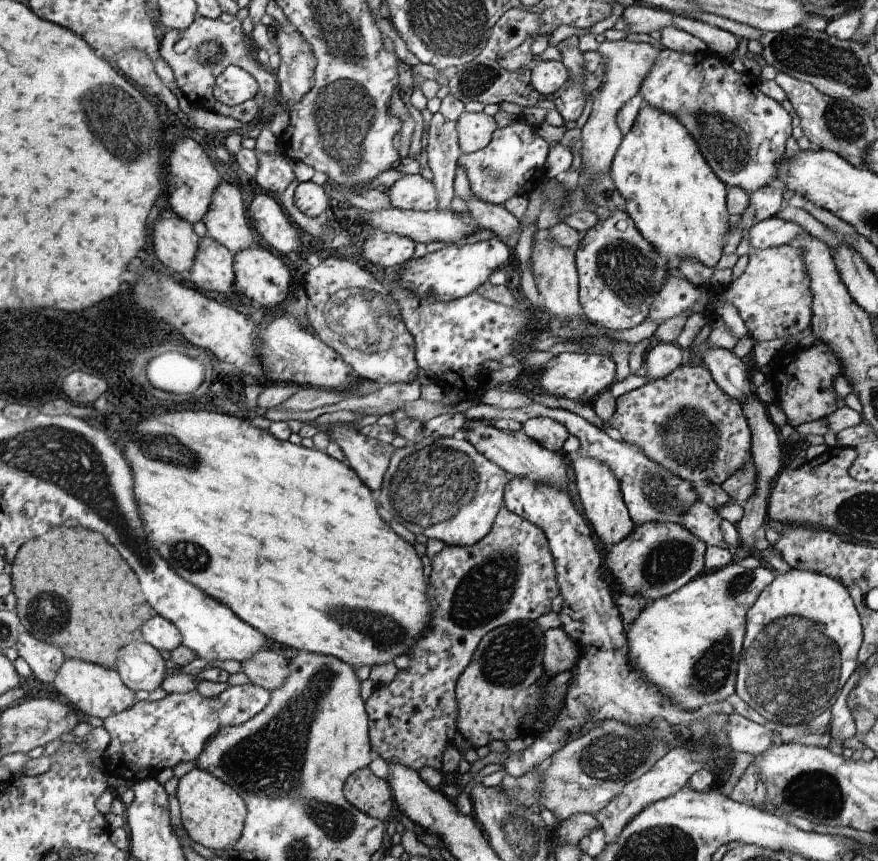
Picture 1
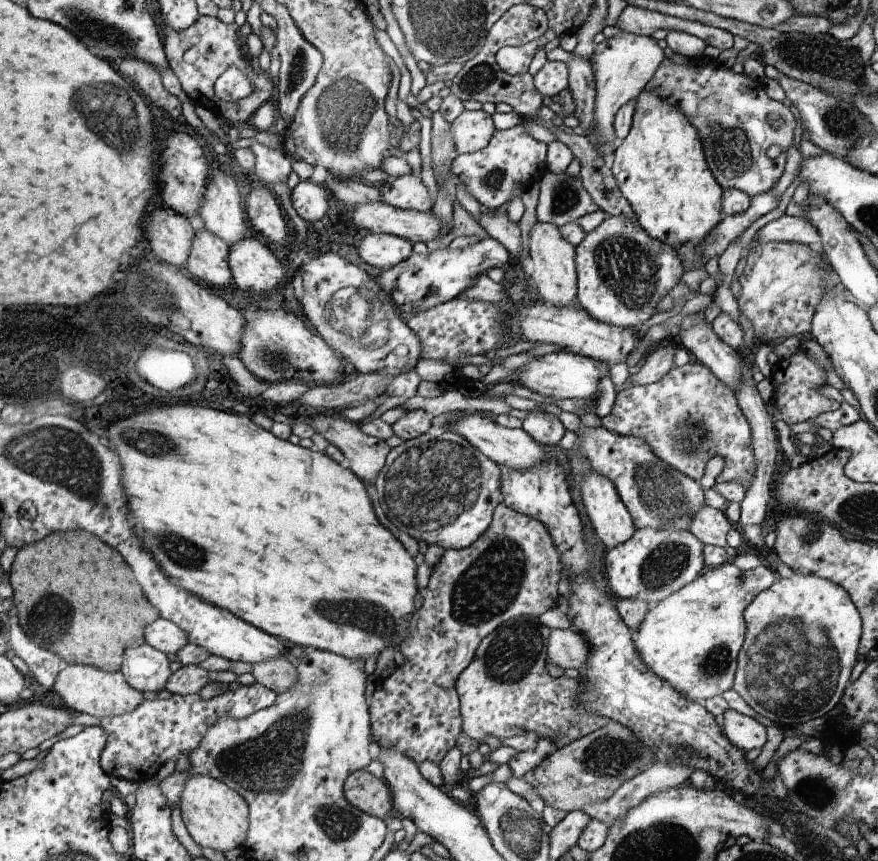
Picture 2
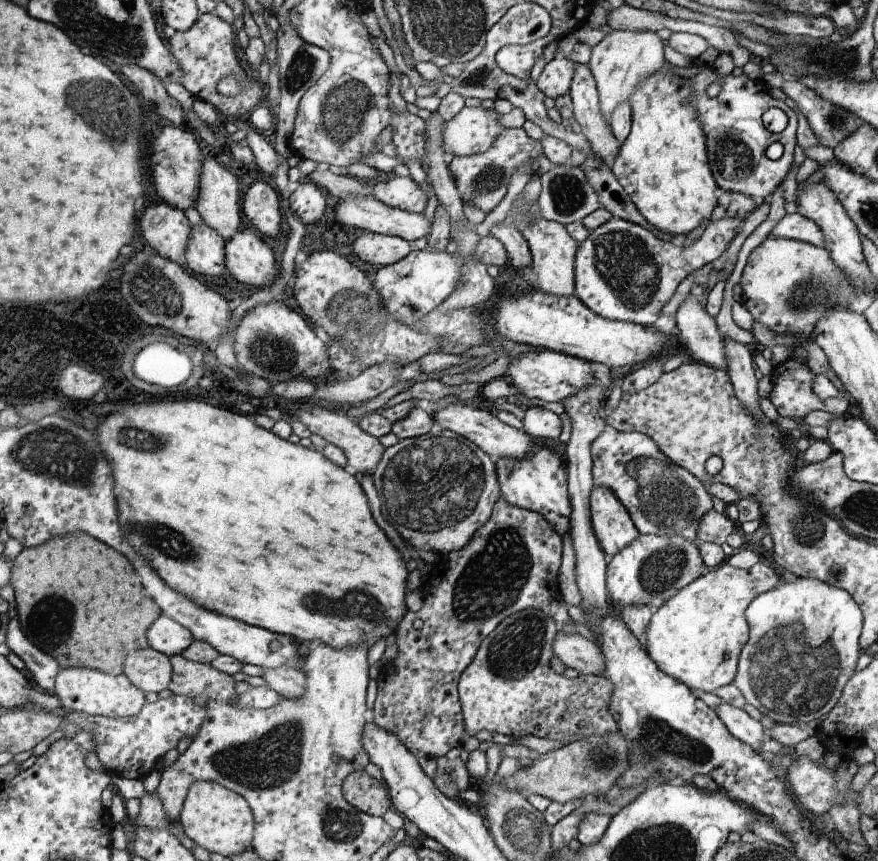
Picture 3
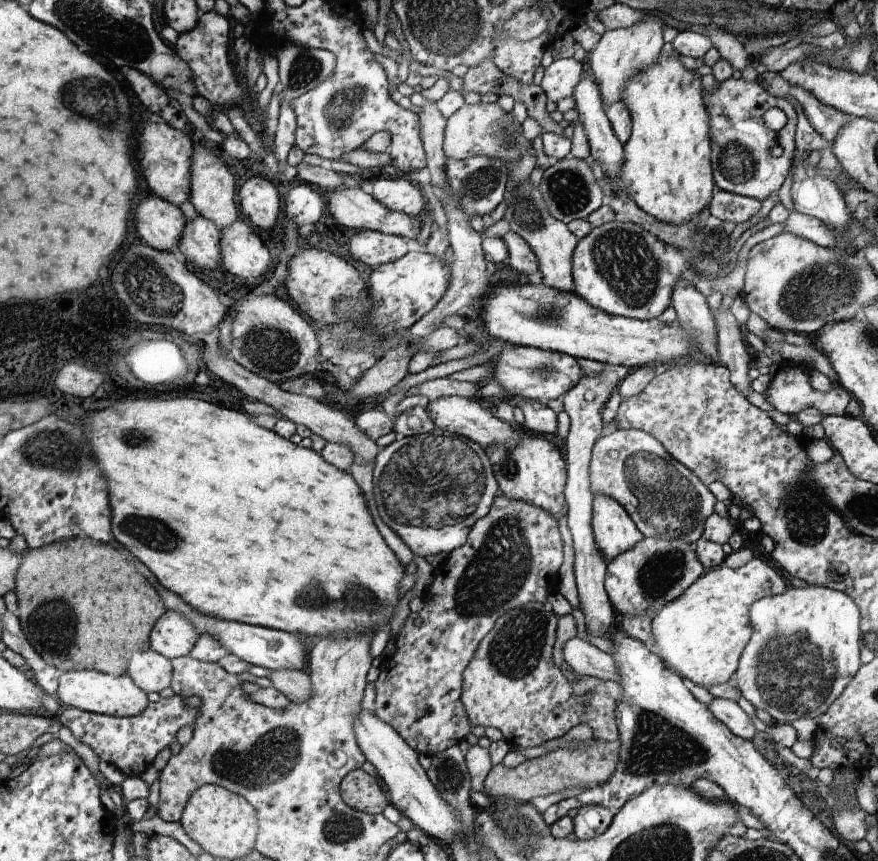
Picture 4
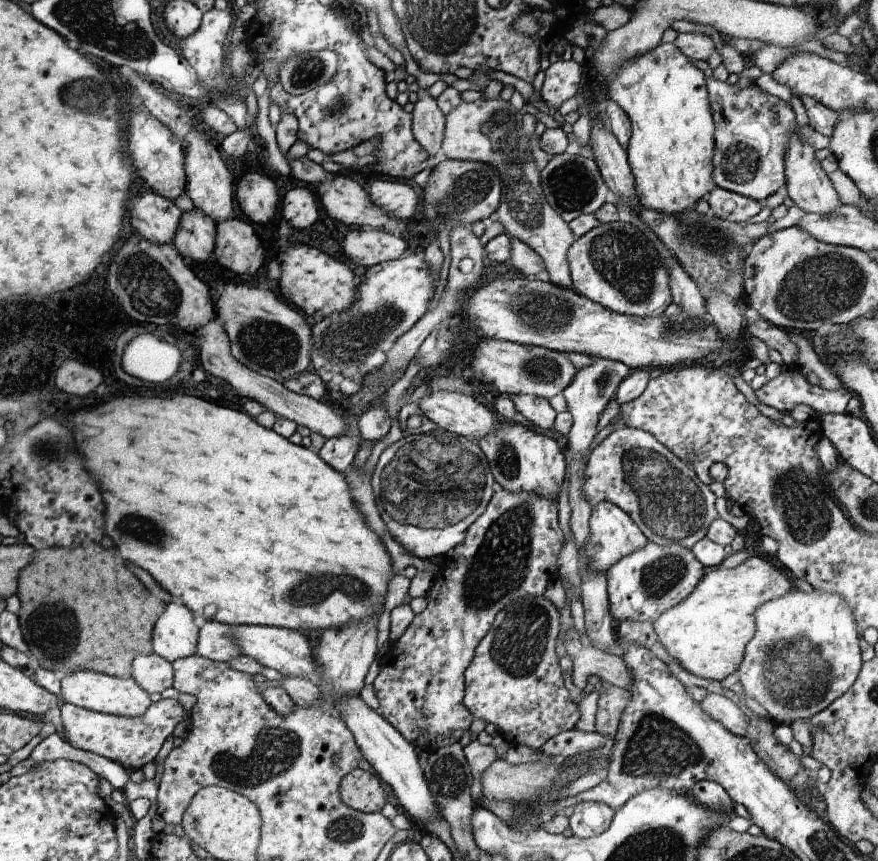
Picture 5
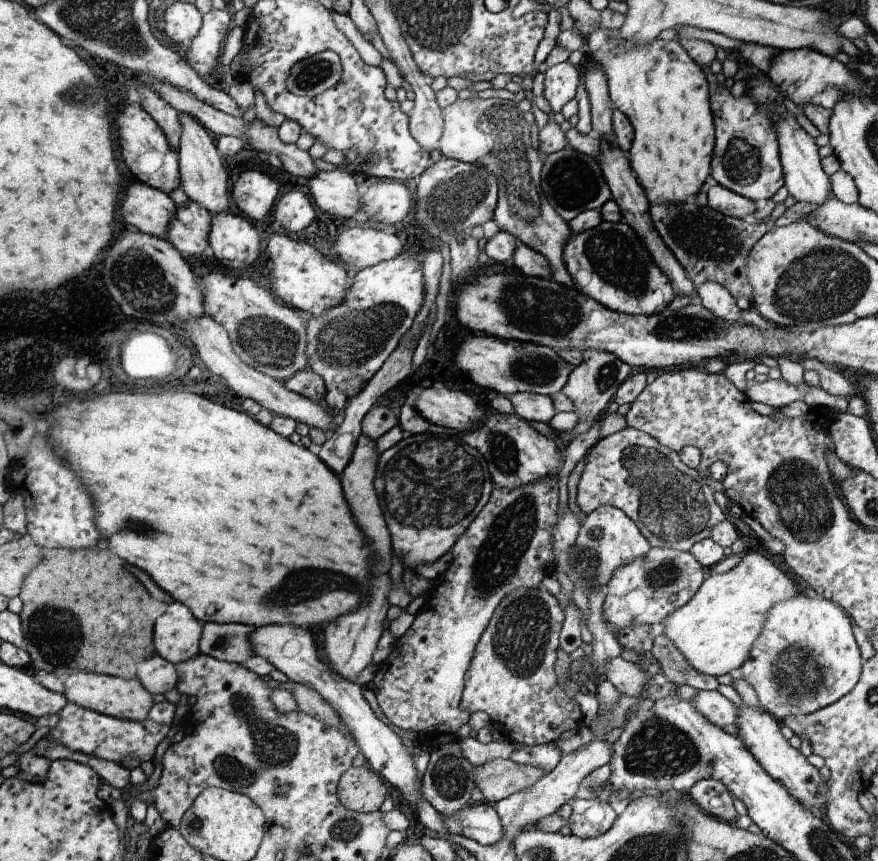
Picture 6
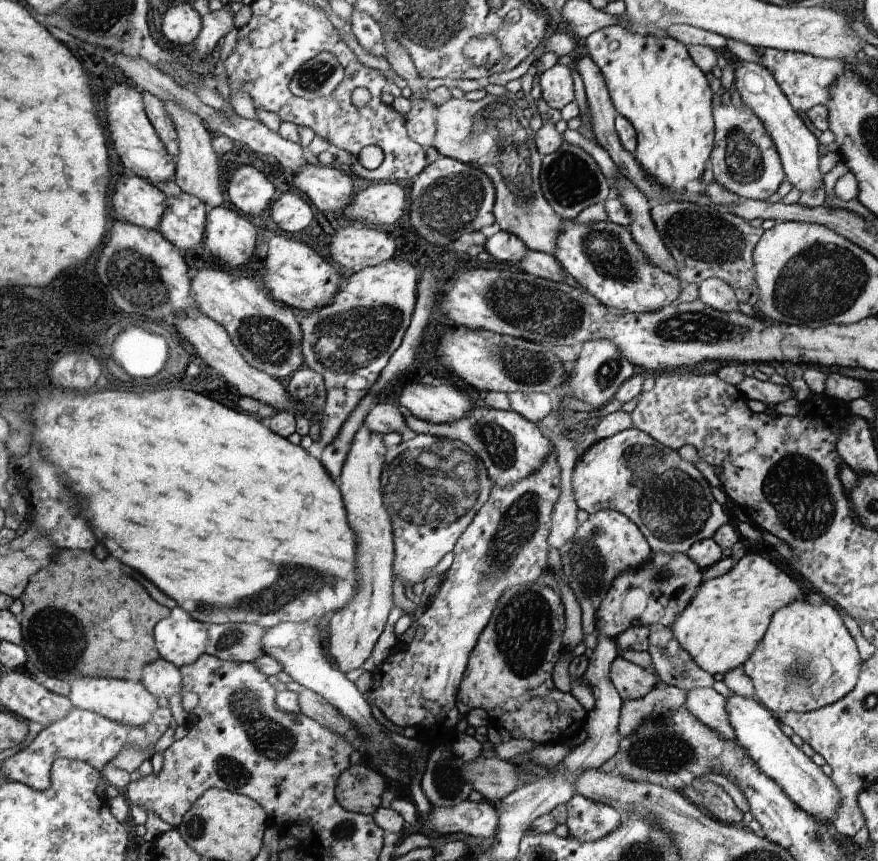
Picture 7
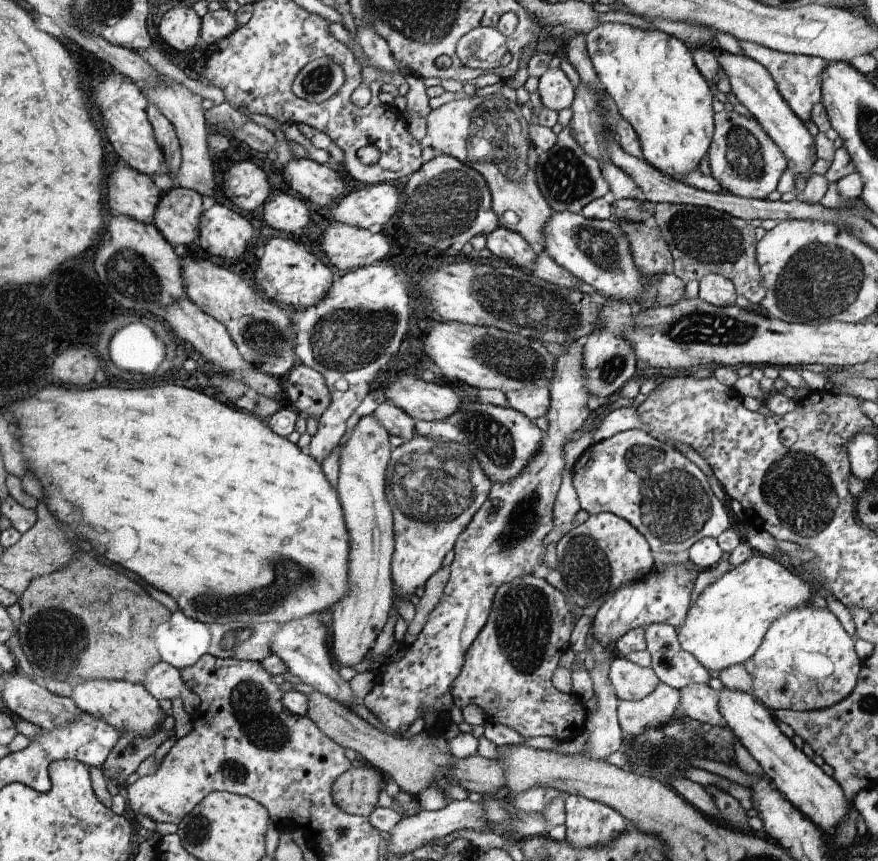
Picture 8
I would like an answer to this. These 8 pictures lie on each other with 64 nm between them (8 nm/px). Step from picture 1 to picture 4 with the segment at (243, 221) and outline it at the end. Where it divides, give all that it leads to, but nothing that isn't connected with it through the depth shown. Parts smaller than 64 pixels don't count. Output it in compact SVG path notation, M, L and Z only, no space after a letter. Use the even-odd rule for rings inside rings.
M197 144L194 162L192 162L192 194L189 201L195 206L197 213L217 223L220 230L226 230L238 218L236 206L236 182L228 168L220 162L218 154Z

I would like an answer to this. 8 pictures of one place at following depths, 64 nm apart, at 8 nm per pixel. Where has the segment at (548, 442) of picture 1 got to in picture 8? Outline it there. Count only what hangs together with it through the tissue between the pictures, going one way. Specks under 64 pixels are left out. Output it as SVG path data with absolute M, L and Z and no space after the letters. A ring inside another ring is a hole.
M526 387L522 390L508 391L507 406L525 414L529 419L537 420L548 413L551 404L549 387Z

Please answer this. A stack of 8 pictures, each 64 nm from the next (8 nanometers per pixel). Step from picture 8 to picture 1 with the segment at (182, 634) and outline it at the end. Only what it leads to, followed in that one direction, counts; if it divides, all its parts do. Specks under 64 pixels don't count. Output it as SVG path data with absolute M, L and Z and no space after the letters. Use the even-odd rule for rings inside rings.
M154 615L148 622L145 622L141 631L144 642L164 652L172 652L184 640L178 627L160 615Z

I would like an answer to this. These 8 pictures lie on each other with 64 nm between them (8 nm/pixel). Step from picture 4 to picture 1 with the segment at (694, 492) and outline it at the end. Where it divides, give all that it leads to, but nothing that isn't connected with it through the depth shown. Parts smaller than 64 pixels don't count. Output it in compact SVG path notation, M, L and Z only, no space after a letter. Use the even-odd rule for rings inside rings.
M467 402L464 406L464 412L467 419L484 419L487 421L512 419L523 424L530 418L550 417L563 424L569 434L580 441L580 446L574 457L598 459L612 468L612 472L620 482L625 505L628 507L629 514L632 516L636 527L648 523L680 523L683 514L699 500L694 484L658 464L641 447L634 446L626 441L612 439L604 431L604 428L596 427L583 417L570 411L551 409L539 403L532 403L524 408L497 410L491 406L482 405L482 403L476 405L476 403Z

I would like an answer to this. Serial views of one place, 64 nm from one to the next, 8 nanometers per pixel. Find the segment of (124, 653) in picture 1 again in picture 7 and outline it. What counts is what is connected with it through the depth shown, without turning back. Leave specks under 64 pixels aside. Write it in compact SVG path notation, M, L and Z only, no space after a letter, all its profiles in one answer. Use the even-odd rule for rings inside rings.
M158 659L146 666L141 682L156 698L181 692L181 669L166 659Z

